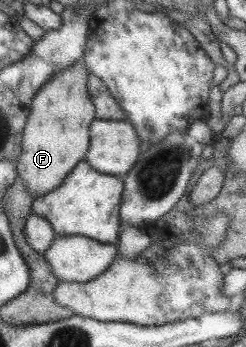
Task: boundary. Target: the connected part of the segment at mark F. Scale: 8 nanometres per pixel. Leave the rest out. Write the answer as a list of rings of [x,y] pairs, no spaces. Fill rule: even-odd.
[[[80,61],[57,74],[53,74],[45,84],[39,86],[30,101],[29,114],[27,115],[21,139],[21,152],[16,162],[16,176],[26,189],[26,194],[32,199],[44,196],[60,186],[64,178],[77,165],[83,161],[89,146],[89,127],[95,119],[94,106],[87,92],[87,75],[89,72]]]

